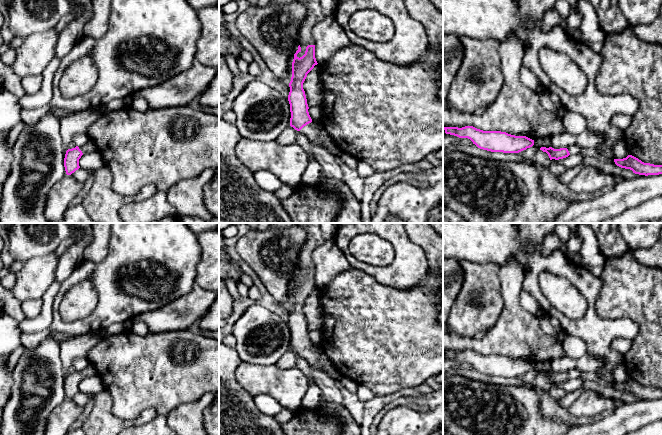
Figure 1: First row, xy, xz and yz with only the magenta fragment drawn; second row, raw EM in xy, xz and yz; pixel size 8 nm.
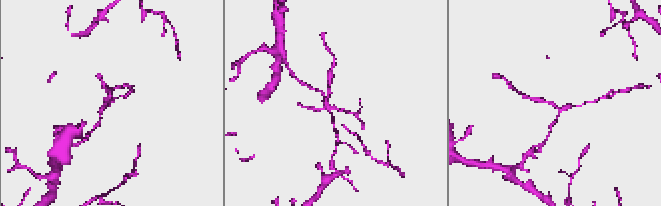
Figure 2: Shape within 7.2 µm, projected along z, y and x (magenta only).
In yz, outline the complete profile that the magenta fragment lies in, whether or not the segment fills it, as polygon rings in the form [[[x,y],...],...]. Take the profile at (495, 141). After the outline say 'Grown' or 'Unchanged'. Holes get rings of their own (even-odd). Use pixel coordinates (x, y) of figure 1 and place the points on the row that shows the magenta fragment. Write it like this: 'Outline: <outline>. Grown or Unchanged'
Outline: [[[473,126],[443,127],[446,134],[468,138],[478,148],[503,153],[519,153],[534,145],[534,140],[526,136],[515,136],[501,131],[483,131]]]. Unchanged

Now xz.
Outline: [[[300,45],[294,54],[292,77],[289,83],[290,126],[304,134],[314,146],[321,147],[319,137],[323,130],[312,121],[309,115],[309,107],[303,89],[307,74],[318,64],[315,58],[315,45],[308,45],[305,54],[300,58],[297,56],[299,52],[301,52]]]. Grown

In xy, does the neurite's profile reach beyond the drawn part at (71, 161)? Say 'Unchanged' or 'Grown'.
Grown

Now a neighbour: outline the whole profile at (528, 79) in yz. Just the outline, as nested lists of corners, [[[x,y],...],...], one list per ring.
[[[522,66],[520,71],[521,83],[527,88],[539,93],[543,91],[537,77],[527,67]]]

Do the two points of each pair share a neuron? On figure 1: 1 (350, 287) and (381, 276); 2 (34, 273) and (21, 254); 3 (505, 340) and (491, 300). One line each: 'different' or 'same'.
1: different
2: different
3: different

